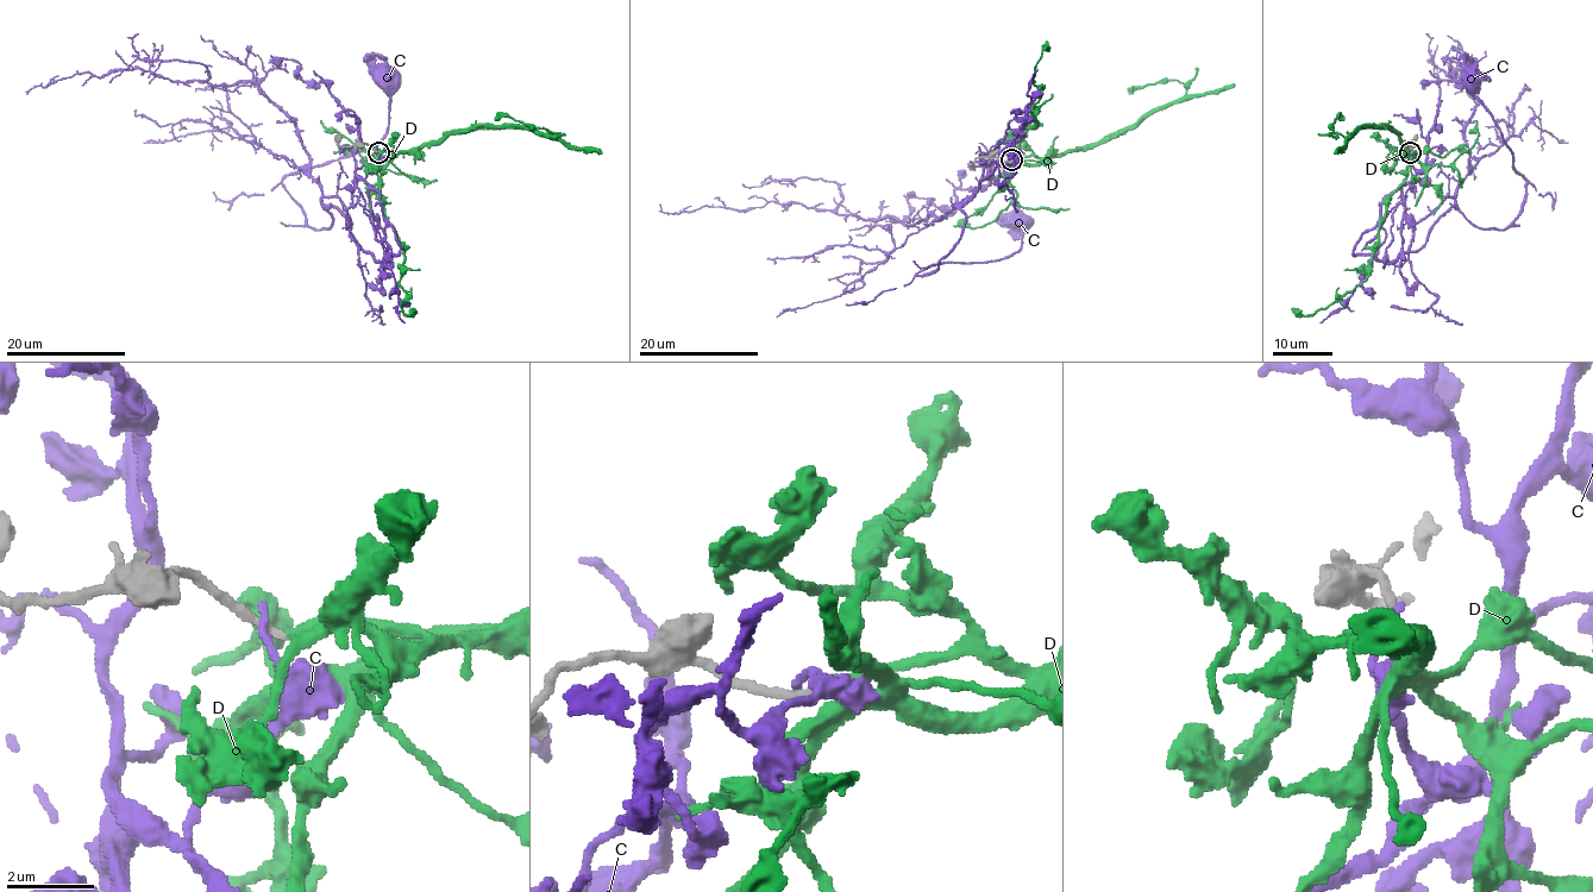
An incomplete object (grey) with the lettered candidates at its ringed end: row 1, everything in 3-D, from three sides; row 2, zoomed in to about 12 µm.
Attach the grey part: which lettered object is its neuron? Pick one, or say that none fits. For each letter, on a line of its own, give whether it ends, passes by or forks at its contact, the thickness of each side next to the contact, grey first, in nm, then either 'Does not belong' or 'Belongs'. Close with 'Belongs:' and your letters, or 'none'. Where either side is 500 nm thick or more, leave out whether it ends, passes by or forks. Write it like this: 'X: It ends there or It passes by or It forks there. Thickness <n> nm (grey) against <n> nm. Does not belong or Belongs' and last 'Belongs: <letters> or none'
C: It ends there. Thickness 240 nm (grey) against 190 nm. Does not belong
D: It ends there. Thickness 200 nm (grey) against 200 nm. Belongs
Belongs: D

